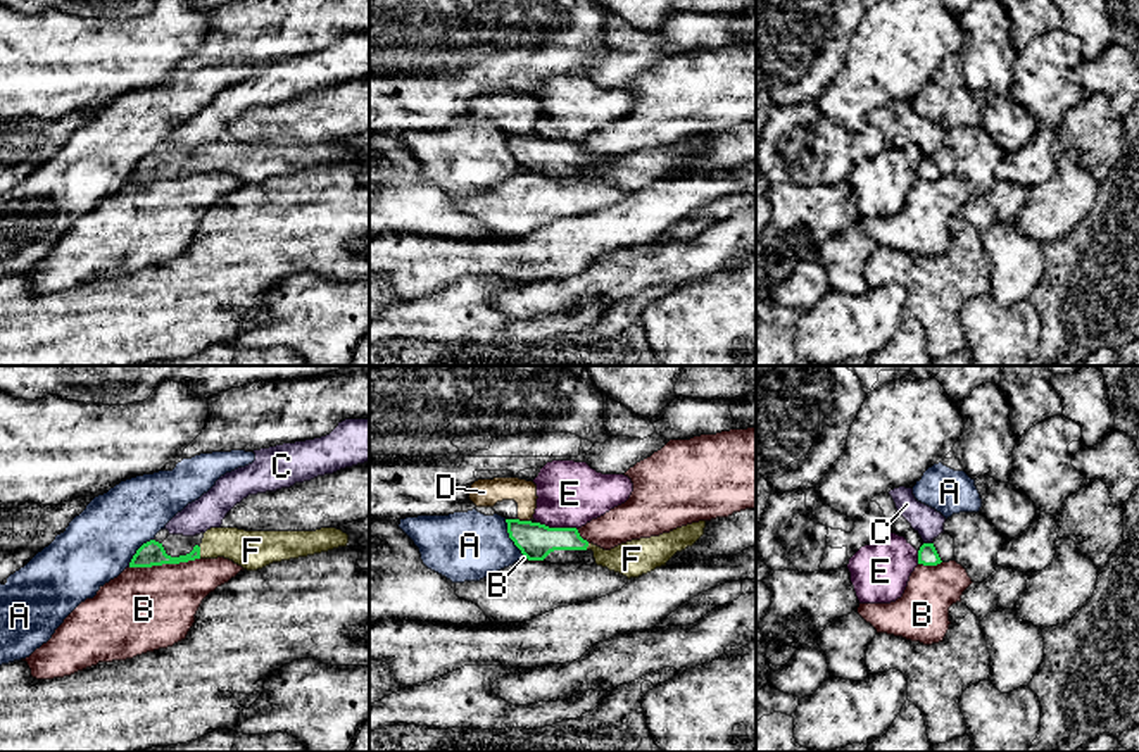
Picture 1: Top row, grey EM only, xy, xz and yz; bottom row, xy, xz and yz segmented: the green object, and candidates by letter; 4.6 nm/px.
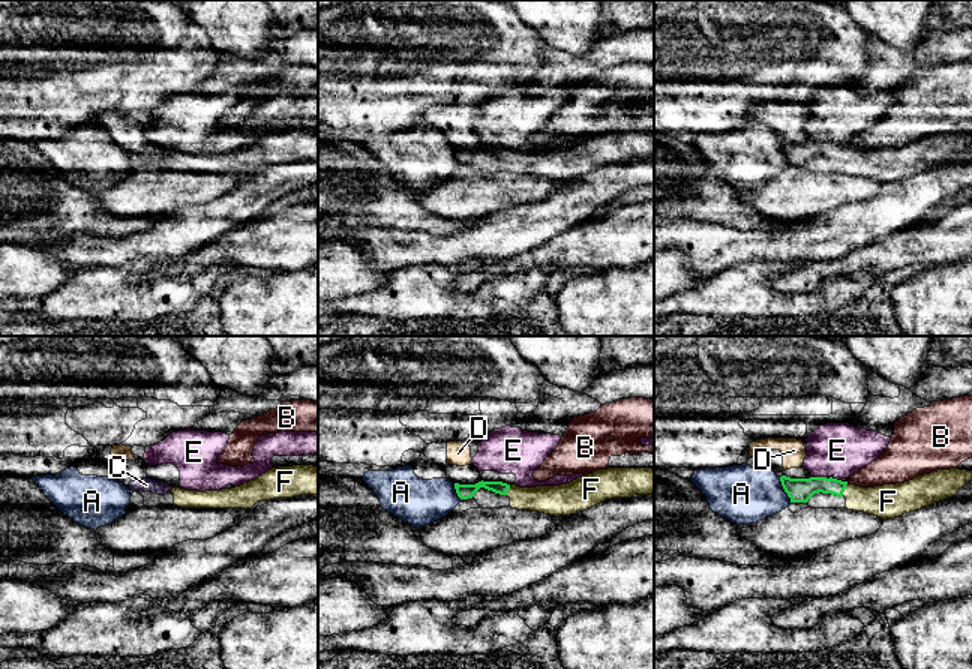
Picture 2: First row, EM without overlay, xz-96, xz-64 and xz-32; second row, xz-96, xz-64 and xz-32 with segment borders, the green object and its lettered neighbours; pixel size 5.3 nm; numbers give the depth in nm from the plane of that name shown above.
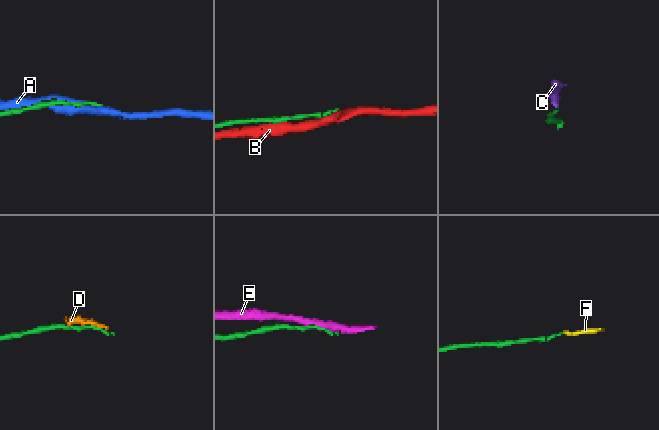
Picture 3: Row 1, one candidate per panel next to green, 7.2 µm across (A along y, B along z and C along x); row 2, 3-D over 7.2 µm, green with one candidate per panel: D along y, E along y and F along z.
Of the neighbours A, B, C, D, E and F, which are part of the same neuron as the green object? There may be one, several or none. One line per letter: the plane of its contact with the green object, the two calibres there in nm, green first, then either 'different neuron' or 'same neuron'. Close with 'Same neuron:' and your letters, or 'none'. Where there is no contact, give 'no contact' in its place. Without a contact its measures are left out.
A: xz | 170/320 nm | different neuron
B: xy | 120/400 nm | different neuron
C: yz | 90/140 nm | different neuron
D: xz | 170/130 nm | different neuron
E: xz | 170/300 nm | different neuron
F: xy | 120/180 nm | same neuron
Same neuron: F

